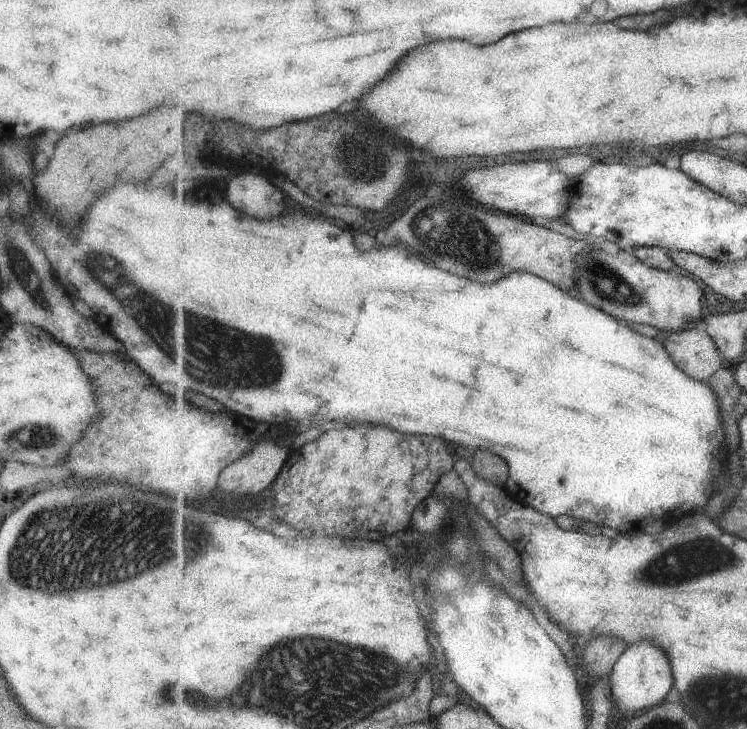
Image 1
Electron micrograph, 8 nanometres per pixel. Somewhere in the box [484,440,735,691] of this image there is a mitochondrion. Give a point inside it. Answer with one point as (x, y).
(703, 563)

